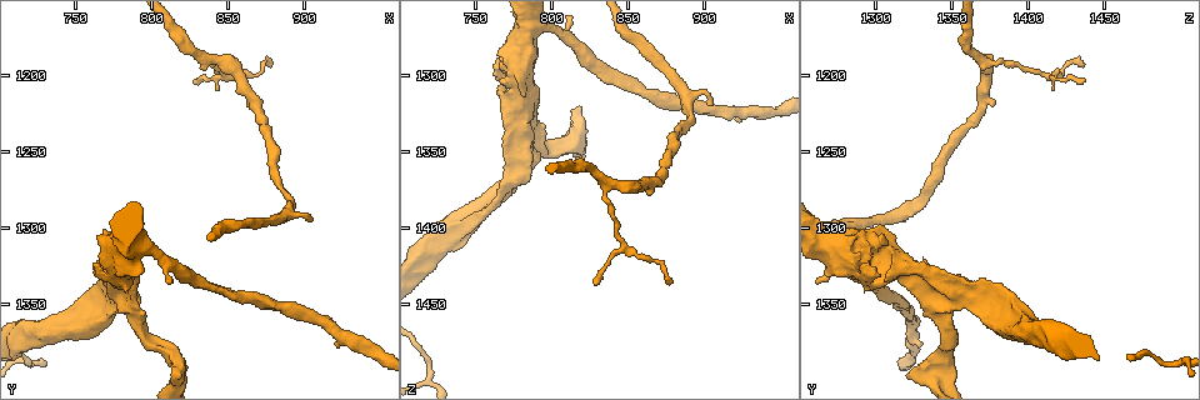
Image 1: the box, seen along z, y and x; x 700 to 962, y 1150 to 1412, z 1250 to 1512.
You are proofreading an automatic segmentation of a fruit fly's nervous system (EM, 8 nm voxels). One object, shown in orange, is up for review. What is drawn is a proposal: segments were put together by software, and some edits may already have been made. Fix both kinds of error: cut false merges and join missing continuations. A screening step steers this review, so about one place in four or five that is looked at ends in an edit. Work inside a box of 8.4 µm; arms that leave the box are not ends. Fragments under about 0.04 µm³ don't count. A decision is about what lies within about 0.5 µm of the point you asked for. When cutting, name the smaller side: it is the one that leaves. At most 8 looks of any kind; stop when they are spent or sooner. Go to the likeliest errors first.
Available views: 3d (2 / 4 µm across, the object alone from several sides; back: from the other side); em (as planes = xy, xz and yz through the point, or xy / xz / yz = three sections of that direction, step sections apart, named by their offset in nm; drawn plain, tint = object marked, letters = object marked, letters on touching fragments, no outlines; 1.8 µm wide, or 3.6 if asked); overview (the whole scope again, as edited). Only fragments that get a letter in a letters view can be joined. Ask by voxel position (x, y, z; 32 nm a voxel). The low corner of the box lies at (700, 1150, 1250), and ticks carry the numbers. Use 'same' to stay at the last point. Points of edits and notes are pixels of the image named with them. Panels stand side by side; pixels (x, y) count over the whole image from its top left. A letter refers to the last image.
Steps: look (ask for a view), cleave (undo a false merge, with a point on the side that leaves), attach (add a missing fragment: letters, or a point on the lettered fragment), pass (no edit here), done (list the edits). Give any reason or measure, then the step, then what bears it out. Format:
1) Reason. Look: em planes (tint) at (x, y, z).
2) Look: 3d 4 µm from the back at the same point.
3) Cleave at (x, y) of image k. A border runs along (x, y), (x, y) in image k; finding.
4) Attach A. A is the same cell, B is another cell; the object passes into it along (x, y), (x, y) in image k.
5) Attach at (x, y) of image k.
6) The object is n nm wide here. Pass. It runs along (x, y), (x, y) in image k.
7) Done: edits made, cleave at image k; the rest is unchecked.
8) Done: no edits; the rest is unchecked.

Abrupt turn. Look: 3d 4 µm at (778, 1322, 1284).

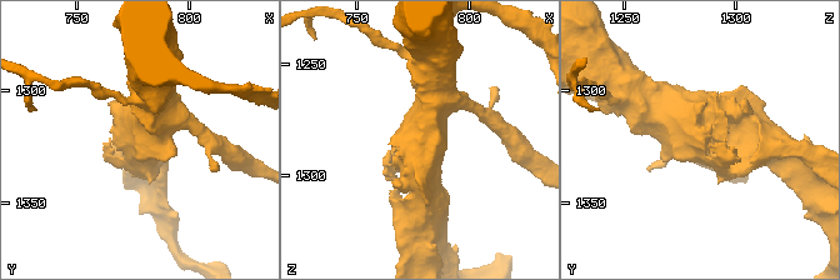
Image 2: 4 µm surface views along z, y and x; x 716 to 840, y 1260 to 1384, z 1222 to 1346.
Look: em 3.6 µm xz step 4 (tint) at (779, 1320, 1285).

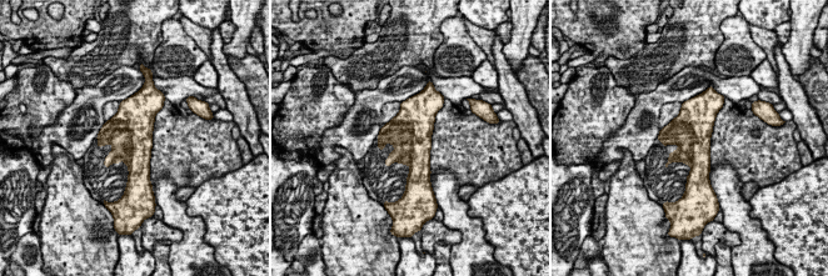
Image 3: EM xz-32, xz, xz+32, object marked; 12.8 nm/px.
What lies round it. Look: em 3.6 µm xz step 4 (letters) at the same point.

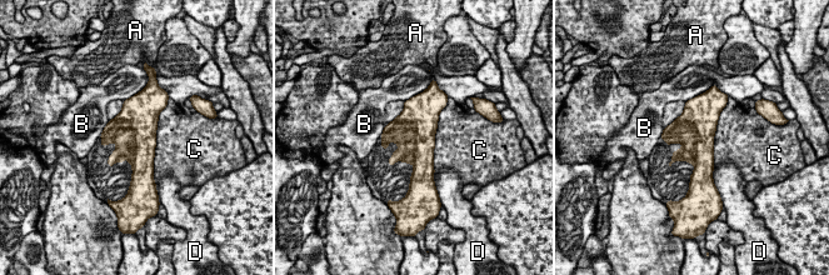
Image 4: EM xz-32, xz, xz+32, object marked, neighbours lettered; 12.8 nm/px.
The longest contact is with C, 900 nm. Pass. A, B, C and D are other cells; a border runs along (165, 108), (158, 120), (153, 176) in image 4; continuous, no second cell.

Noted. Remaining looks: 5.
An open end. Look: em yz step 8 (tint) at (902, 1294, 1318).

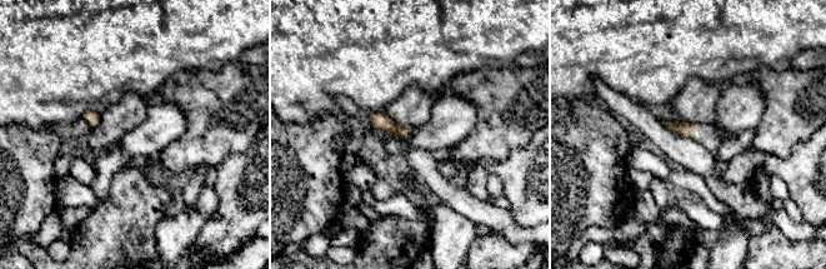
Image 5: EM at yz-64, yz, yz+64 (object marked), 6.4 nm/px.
Another direction. Look: em planes (letters) at the same point.

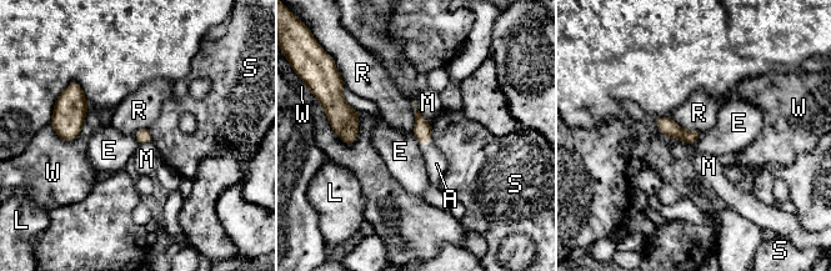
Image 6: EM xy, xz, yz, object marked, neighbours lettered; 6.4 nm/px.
Attach A. A is the same cell, E, L, M, R, S and W are other cells; the object passes into it along (421, 131), (425, 142), (436, 164) in image 6; it goes on there.

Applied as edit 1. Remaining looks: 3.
Free end. Look: em planes (letters) at (878, 1194, 1436).

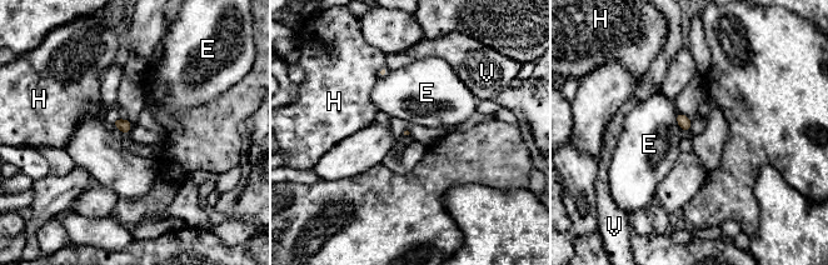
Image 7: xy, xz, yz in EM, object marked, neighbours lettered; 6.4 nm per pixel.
The longest contact is with E, 130 nm. Pass. E, H and V are other cells; none of them fits.

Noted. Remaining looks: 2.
Done: edits made, attach at image 6; the rest is unchecked.

